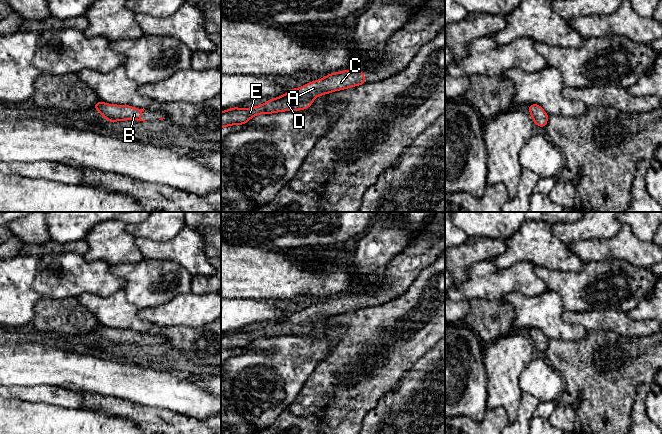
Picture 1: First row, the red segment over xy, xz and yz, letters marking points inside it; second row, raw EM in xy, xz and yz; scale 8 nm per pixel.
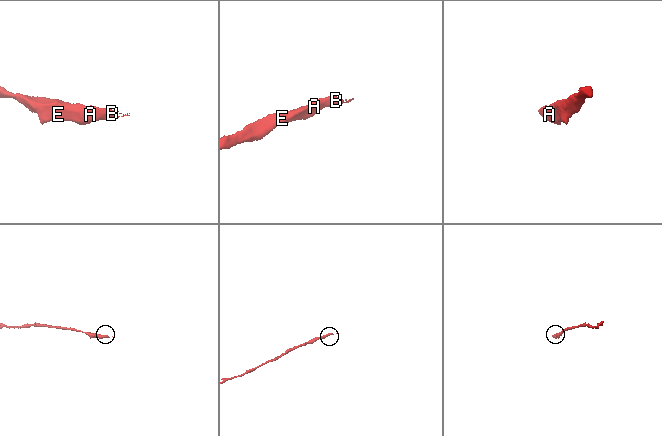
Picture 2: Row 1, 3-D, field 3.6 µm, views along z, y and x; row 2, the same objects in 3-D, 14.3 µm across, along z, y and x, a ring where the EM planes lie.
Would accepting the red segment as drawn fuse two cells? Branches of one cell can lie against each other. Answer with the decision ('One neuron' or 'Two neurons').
One neuron

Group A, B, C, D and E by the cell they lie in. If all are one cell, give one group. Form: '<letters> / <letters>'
A B C D E

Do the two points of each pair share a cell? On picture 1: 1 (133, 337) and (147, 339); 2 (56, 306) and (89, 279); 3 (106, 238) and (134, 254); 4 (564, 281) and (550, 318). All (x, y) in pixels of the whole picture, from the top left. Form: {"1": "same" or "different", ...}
{"1": "same", "2": "different", "3": "same", "4": "different"}

